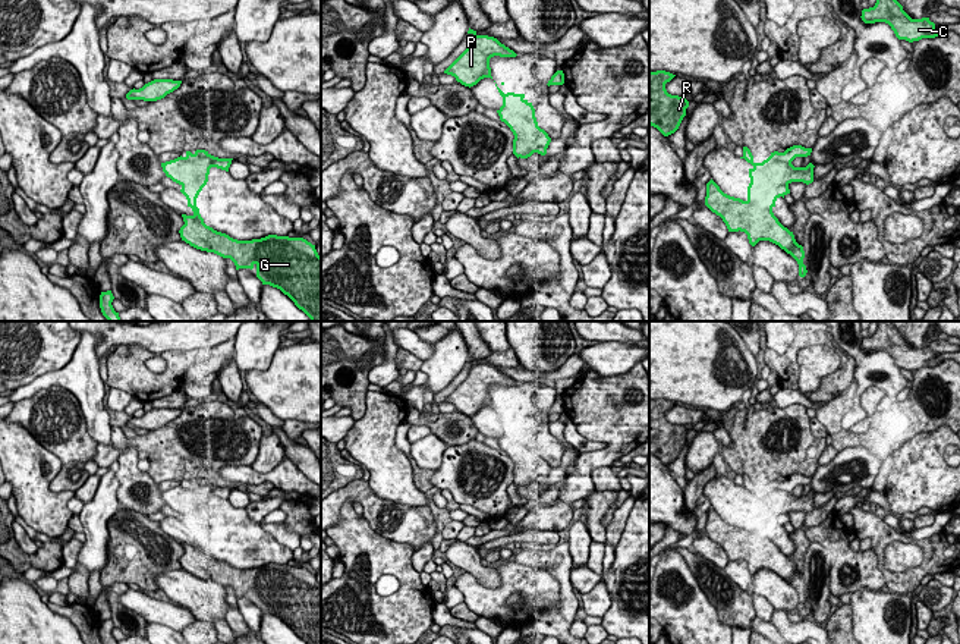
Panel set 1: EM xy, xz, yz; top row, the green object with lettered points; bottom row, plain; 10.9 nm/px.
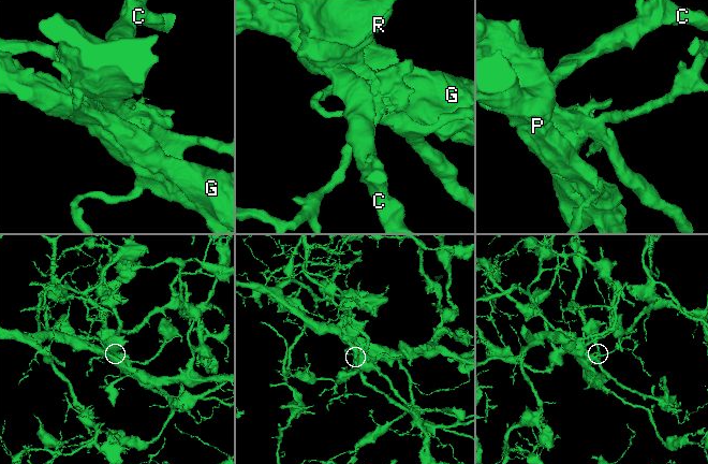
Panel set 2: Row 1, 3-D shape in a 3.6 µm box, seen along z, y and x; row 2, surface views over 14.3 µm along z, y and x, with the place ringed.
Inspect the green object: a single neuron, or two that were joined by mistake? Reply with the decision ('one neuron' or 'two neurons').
two neurons

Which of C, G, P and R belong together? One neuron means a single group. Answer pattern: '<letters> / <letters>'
C G P / R

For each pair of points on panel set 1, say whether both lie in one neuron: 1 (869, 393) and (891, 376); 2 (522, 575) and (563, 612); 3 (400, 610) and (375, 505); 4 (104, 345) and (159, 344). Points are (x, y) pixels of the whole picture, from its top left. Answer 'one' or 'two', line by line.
1: two
2: two
3: two
4: one

